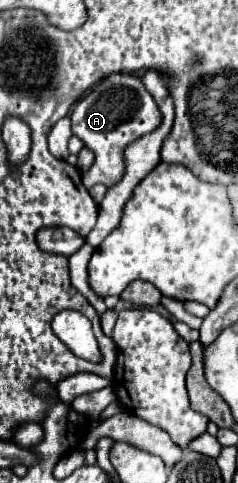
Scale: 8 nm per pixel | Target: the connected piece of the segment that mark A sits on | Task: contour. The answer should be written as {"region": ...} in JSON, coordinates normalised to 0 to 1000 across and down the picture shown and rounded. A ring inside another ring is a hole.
{"region":[[[479,149],[412,170],[336,211],[319,211],[294,244],[311,282],[328,282],[353,302],[403,319],[403,335],[345,364],[361,389],[387,389],[395,381],[437,381],[462,389],[504,377],[521,360],[521,306],[588,282],[655,269],[681,248],[672,224],[639,195],[605,182],[597,161],[538,149]],[[504,228],[529,228],[529,236]]]}

